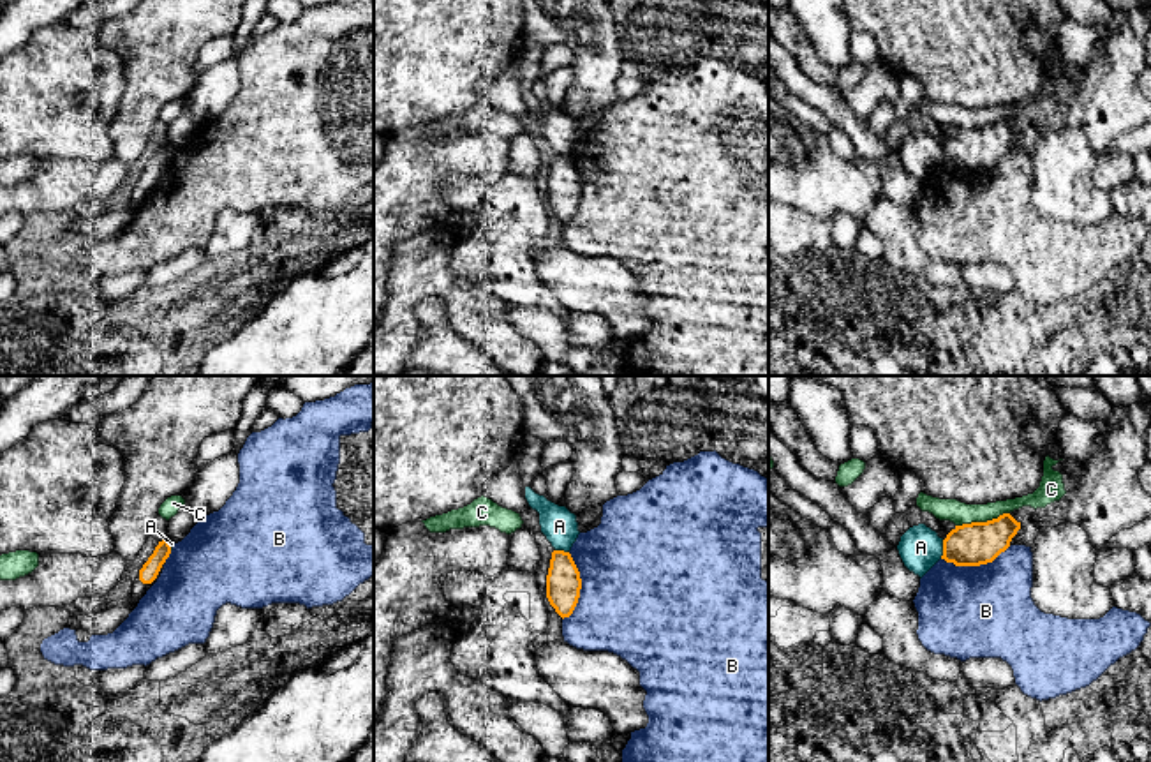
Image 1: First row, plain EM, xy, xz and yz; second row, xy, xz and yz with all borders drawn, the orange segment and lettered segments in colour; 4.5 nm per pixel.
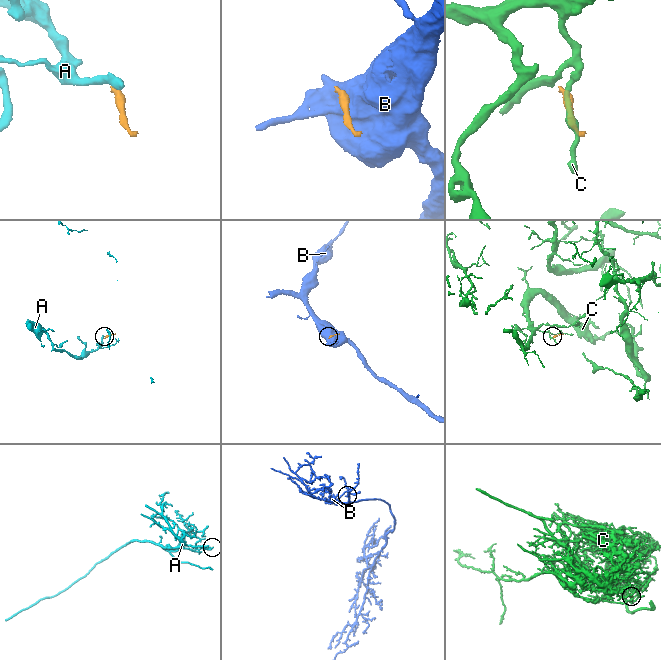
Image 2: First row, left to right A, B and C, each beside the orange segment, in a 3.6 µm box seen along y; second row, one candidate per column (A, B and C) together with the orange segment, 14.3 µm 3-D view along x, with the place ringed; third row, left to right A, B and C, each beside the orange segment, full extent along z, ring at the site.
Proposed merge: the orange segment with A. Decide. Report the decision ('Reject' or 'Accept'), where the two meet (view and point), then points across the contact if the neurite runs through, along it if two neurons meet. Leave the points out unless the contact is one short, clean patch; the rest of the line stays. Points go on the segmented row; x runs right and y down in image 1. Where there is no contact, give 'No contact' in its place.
Reject. Touches orange at yz (943, 549). Boundary: yz (943, 540), (943, 554), (940, 558)

